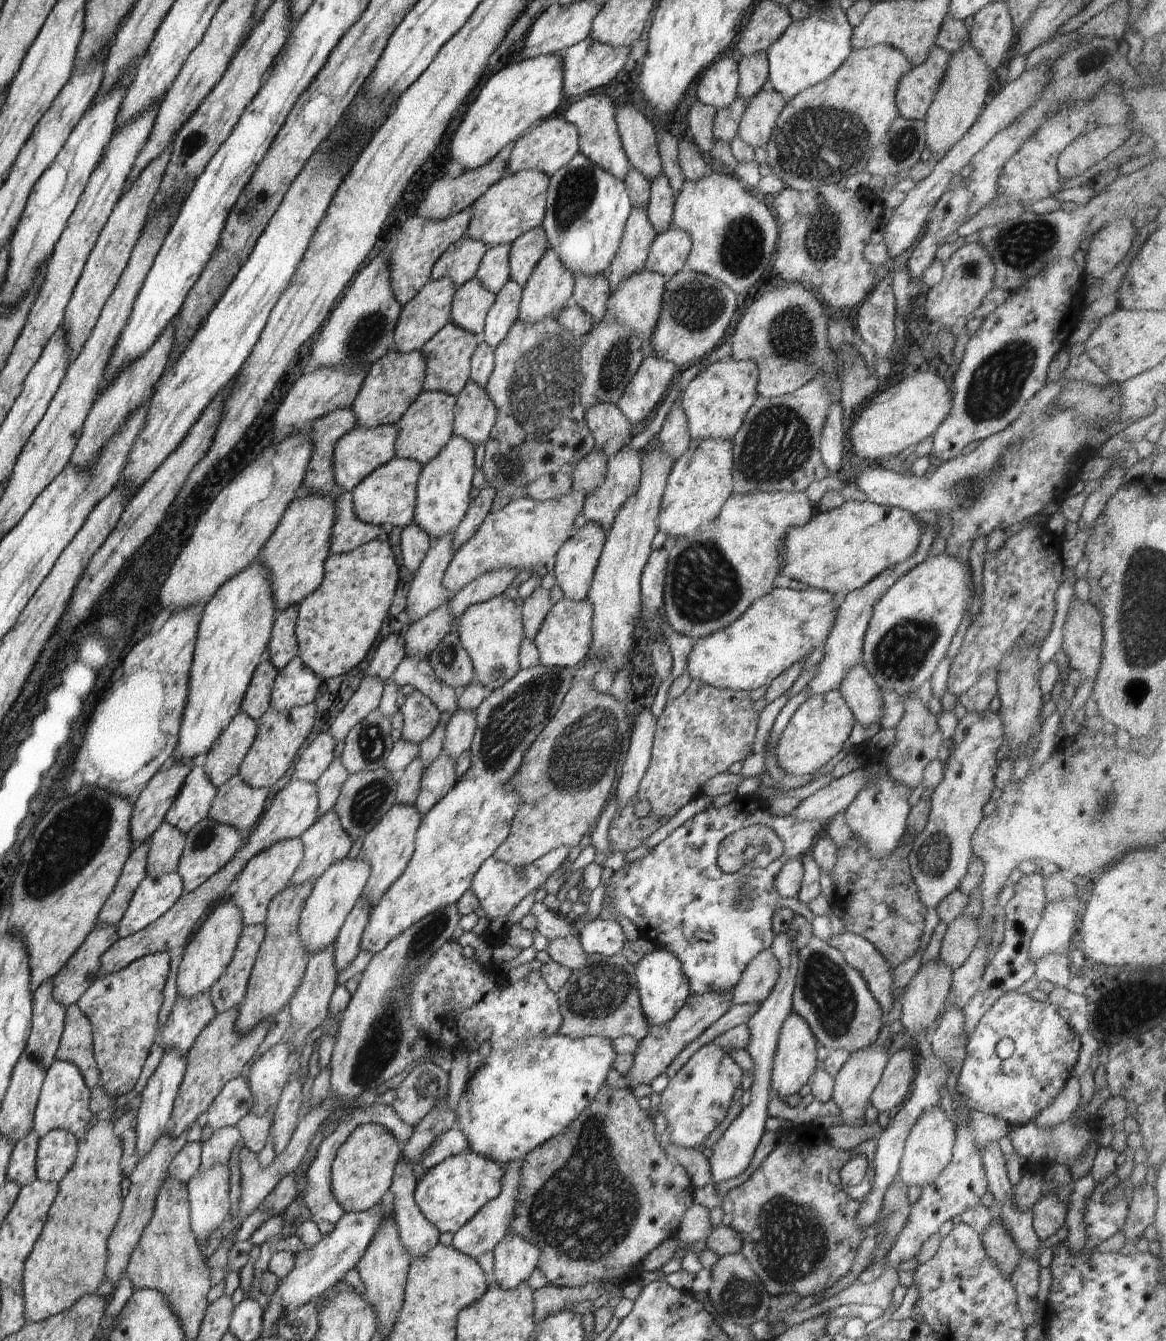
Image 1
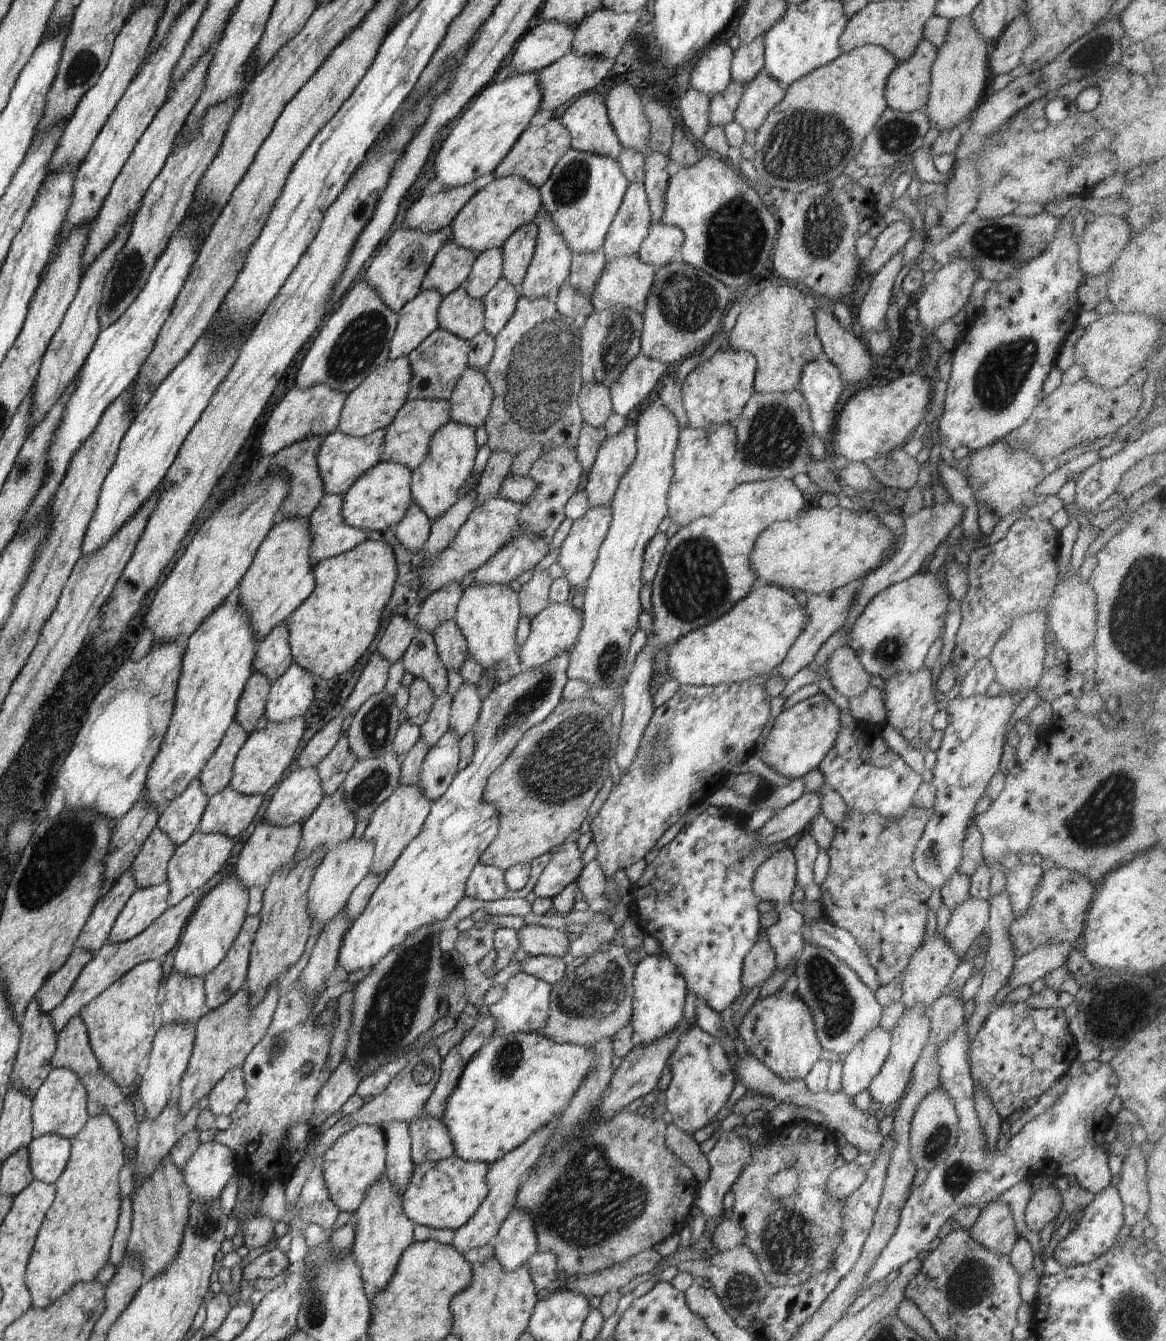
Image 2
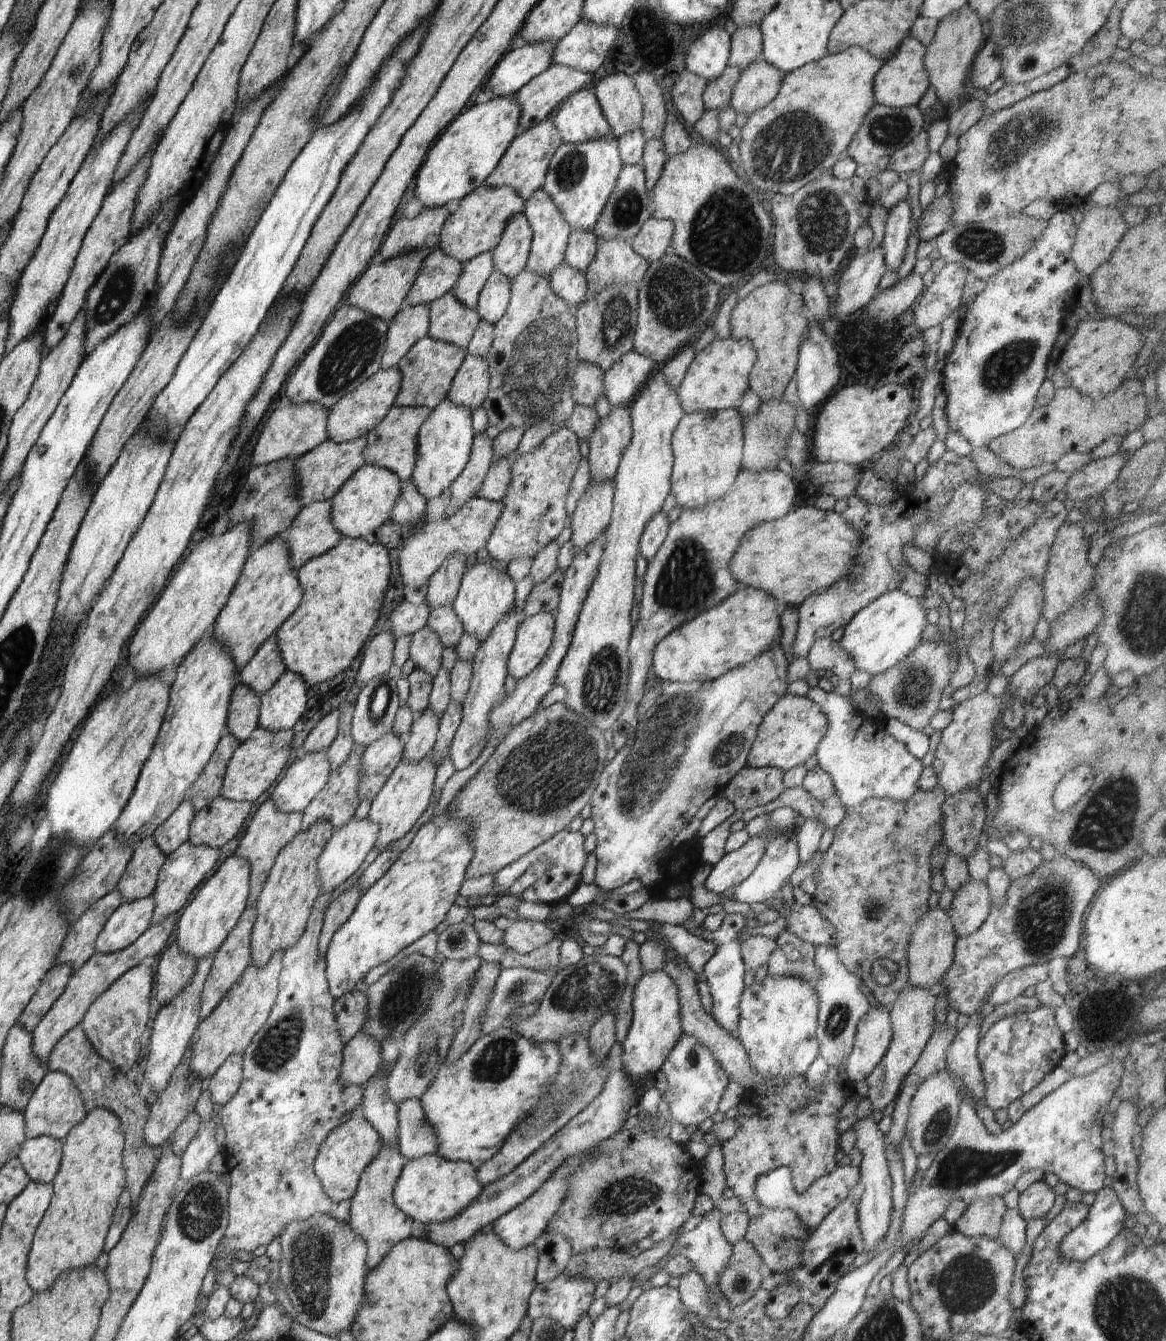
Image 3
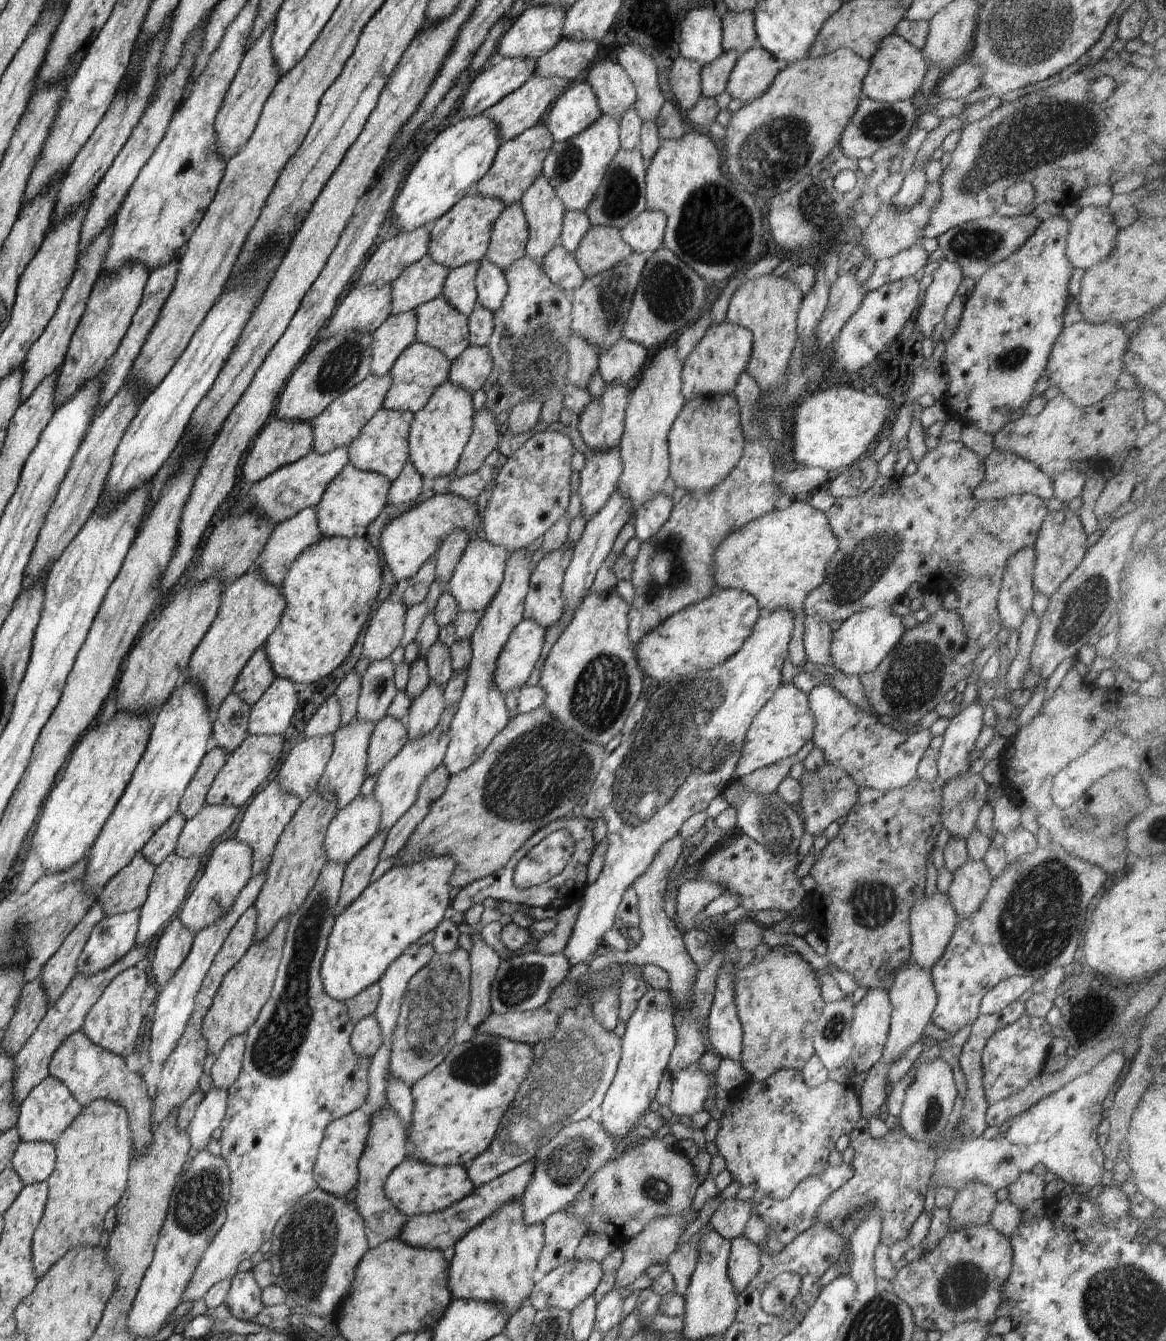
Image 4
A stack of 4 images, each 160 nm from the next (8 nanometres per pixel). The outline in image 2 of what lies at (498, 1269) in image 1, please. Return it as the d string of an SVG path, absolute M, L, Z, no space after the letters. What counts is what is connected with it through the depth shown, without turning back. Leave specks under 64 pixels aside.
M512 1207L501 1222L491 1244L494 1257L507 1271L516 1270L540 1250L534 1230L534 1221L526 1209Z

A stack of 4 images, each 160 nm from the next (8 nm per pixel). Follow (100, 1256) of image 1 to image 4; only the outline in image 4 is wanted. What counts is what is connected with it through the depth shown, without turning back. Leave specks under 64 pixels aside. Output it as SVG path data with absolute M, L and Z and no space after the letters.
M94 1099L82 1107L82 1112L61 1132L54 1144L56 1151L55 1169L47 1178L48 1196L41 1222L33 1234L31 1249L34 1274L39 1279L48 1268L66 1254L66 1250L80 1245L98 1246L103 1232L103 1222L110 1208L115 1207L126 1192L129 1166L134 1153L133 1138L129 1129L126 1109L108 1099Z

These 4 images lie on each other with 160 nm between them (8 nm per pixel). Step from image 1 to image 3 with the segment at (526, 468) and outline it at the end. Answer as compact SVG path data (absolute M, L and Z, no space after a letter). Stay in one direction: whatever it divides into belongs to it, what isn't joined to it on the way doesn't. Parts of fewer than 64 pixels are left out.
M522 270L522 272L518 274L518 278L511 280L510 290L512 290L512 292L508 310L506 310L506 314L498 320L498 324L493 326L494 340L492 342L492 350L490 350L490 354L488 354L488 358L485 360L489 368L488 373L490 376L490 386L488 395L486 396L486 400L484 400L482 407L486 410L489 425L496 426L500 432L504 432L504 430L508 430L508 428L524 428L524 430L528 430L530 426L534 426L534 423L542 421L550 422L550 424L554 426L555 433L558 432L560 428L566 427L566 422L570 420L570 414L573 414L574 407L576 406L575 401L571 396L572 377L574 377L576 366L578 366L579 362L577 354L578 334L576 334L575 314L573 308L569 307L562 298L558 298L558 296L552 292L547 278L544 278L544 276L538 276L538 274L530 272L530 270Z

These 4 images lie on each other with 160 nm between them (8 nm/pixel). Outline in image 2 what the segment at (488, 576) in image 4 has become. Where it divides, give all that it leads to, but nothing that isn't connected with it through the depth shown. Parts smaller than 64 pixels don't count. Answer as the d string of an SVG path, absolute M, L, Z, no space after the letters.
M472 583L463 590L454 620L466 638L468 654L476 659L484 672L490 671L497 684L504 684L524 668L516 644L521 608L517 592L508 584Z

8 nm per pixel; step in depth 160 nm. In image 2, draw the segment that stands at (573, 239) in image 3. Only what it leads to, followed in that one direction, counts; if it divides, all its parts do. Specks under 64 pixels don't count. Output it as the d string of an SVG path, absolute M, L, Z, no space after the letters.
M602 250L574 253L571 256L571 269L567 280L580 294L583 294L583 297L591 300L594 283L598 280L606 263Z

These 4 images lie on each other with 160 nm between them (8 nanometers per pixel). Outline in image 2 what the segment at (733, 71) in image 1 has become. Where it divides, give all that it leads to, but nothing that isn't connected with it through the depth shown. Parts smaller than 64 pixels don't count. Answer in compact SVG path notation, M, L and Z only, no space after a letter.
M726 43L710 45L701 50L696 66L692 68L692 87L709 97L726 90L730 81L733 50Z

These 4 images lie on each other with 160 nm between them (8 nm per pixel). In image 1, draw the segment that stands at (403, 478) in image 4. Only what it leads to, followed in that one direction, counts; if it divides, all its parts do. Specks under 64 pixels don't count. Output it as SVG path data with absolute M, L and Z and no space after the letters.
M413 522L402 529L400 544L404 566L414 574L431 547L432 540L425 530Z

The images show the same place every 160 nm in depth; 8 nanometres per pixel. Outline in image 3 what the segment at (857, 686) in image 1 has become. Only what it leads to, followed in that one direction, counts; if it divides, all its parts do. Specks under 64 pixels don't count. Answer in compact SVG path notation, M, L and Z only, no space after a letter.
M831 638L816 640L812 644L807 659L814 672L818 668L824 668L826 671L834 672L834 678L842 680L849 680L857 670L848 652Z

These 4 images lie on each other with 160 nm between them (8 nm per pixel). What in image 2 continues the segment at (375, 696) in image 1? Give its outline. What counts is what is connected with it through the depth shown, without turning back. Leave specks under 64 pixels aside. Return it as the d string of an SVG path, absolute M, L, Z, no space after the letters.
M374 651L365 667L361 670L360 678L347 698L344 705L343 714L347 716L349 713L356 714L357 710L363 702L376 693L385 688L385 684L389 679L389 666L391 664L383 659L383 656Z

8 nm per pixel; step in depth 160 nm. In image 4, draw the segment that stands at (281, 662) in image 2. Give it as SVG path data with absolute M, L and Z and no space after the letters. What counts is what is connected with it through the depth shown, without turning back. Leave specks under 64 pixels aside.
M263 648L258 649L240 671L232 693L241 698L249 707L268 690L277 676L272 672Z

